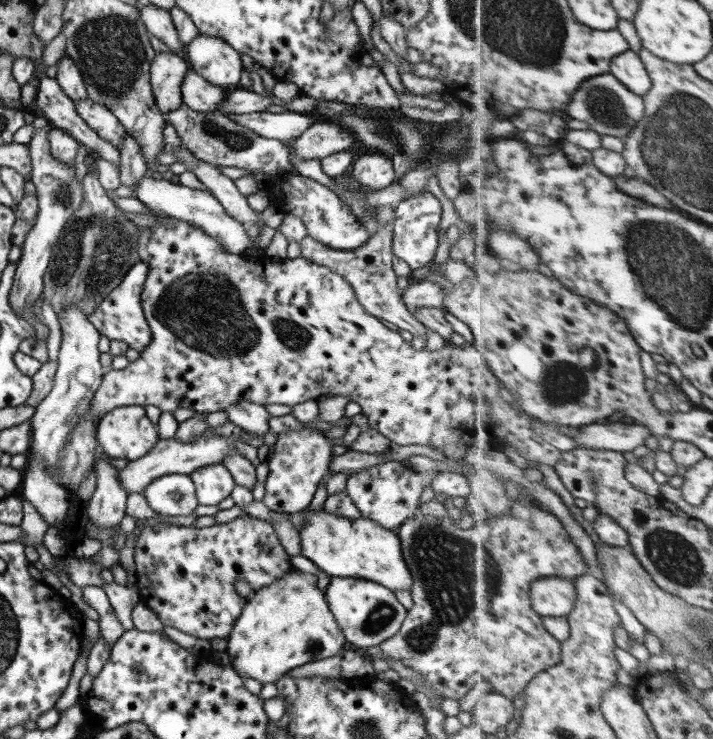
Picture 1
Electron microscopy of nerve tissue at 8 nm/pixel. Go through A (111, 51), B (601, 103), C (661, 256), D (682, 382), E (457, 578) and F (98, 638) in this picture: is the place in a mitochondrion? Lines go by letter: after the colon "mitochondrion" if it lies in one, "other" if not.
A: mitochondrion
B: mitochondrion
C: mitochondrion
D: other
E: mitochondrion
F: other

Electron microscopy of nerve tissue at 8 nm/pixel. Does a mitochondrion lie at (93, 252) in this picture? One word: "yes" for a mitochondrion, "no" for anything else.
yes

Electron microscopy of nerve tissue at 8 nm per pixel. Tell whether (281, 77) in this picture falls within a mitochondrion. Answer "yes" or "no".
no

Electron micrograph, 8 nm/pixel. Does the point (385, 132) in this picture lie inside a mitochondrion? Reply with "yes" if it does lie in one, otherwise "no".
yes

